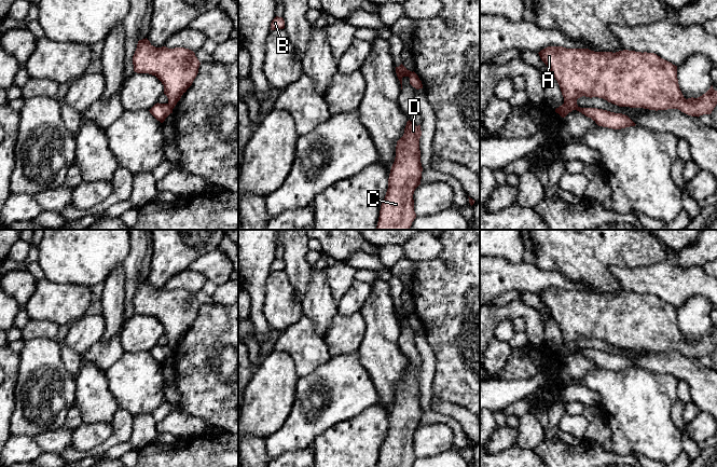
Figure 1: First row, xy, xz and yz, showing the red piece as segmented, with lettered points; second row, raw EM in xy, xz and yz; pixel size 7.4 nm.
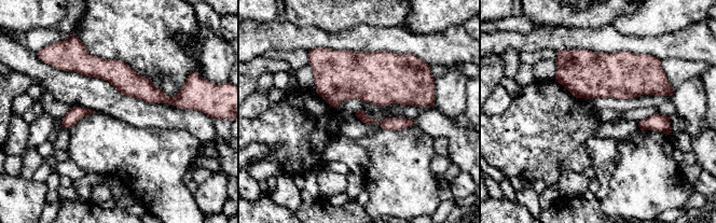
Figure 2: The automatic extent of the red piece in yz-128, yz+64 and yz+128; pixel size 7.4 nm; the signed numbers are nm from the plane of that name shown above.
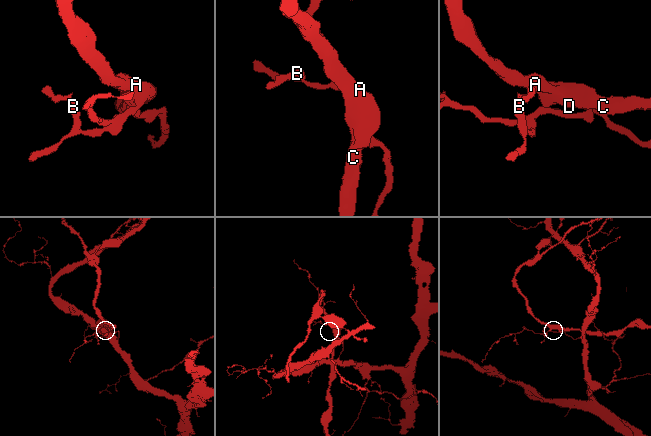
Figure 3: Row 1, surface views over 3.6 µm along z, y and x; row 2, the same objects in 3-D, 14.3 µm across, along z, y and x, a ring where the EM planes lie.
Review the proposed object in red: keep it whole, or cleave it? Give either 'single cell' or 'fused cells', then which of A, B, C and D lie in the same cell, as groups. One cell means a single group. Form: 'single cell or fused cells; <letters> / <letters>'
fused cells; A C D / B

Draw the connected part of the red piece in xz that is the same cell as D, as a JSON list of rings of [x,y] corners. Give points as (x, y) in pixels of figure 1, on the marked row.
[[[406,122],[403,136],[397,141],[388,189],[381,205],[376,230],[409,230],[416,218],[413,194],[420,184],[420,125]]]

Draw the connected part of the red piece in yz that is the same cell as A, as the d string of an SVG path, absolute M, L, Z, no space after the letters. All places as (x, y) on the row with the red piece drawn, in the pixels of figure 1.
M548 46L538 54L557 81L564 104L573 110L578 108L577 99L582 96L603 98L619 107L656 111L678 109L688 115L698 118L711 114L717 105L717 91L713 88L713 85L702 96L686 99L679 88L677 66L654 53L629 50L616 53L594 52L589 49Z

